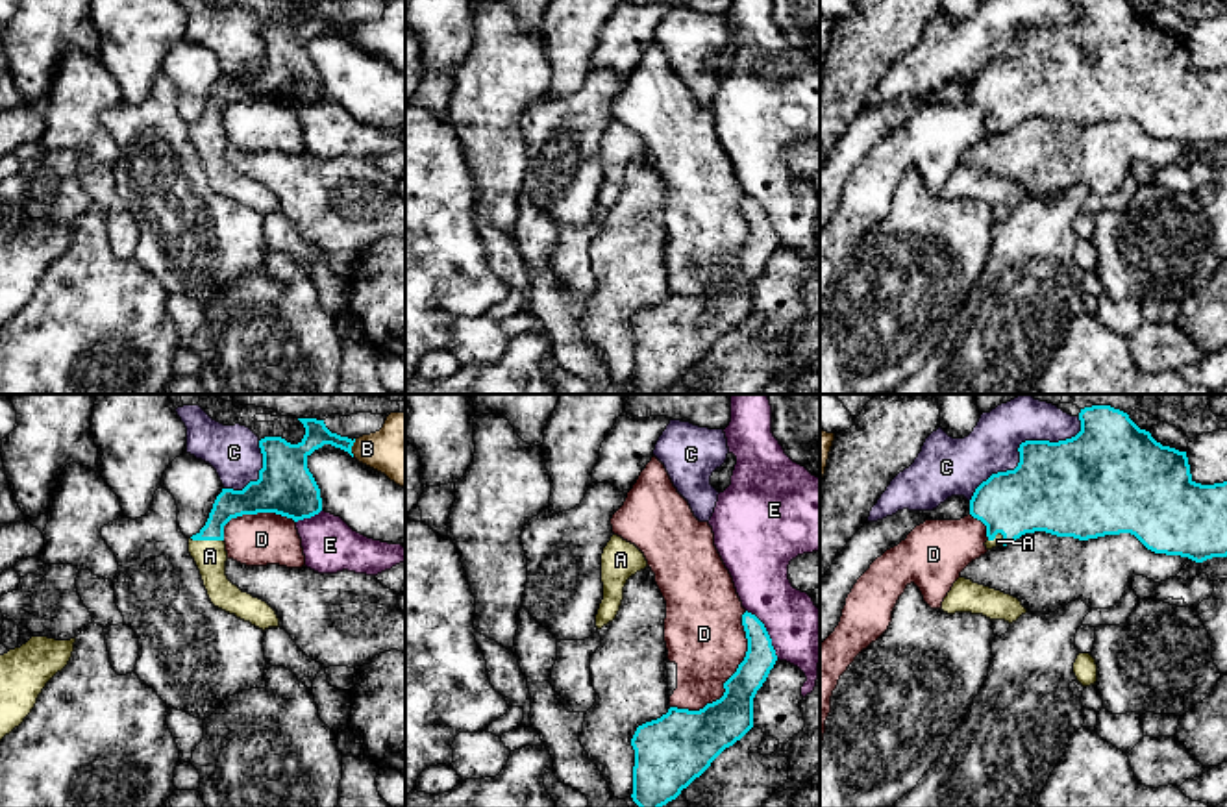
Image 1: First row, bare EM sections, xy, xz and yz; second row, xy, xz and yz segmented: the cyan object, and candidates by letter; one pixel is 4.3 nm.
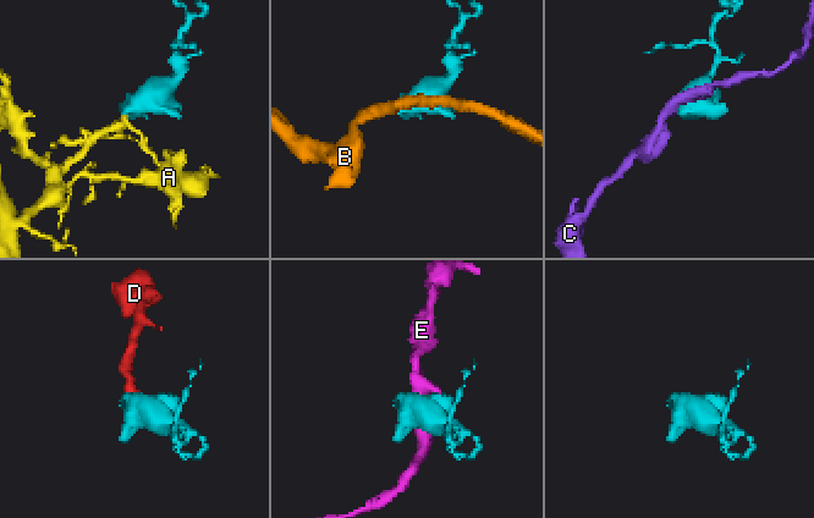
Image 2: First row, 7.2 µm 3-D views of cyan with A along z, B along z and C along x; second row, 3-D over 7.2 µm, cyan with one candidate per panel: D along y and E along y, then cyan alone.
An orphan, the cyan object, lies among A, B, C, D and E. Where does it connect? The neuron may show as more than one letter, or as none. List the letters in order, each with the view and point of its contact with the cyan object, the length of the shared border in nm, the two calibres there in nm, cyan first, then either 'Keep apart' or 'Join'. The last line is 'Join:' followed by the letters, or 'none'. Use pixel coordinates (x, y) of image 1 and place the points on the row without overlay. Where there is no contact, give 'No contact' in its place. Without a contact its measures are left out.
A: Touches cyan at xy (208, 124). Shared border 140 nm. Thickness 130 nm (cyan) against 140 nm. Join
B: Touches cyan at xy (350, 34). Shared border 80 nm. Thickness 110 nm (cyan) against 280 nm. Keep apart
C: Touches cyan at yz (1020, 30). Shared border 600 nm. Thickness 400 nm (cyan) against 220 nm. Keep apart
D: Touches cyan at xz (728, 265). Shared border 550 nm. Thickness 200 nm (cyan) against 340 nm. Keep apart
E: Touches cyan at xz (767, 219). Shared border 260 nm. Thickness 140 nm (cyan) against 280 nm. Keep apart
Join: A

